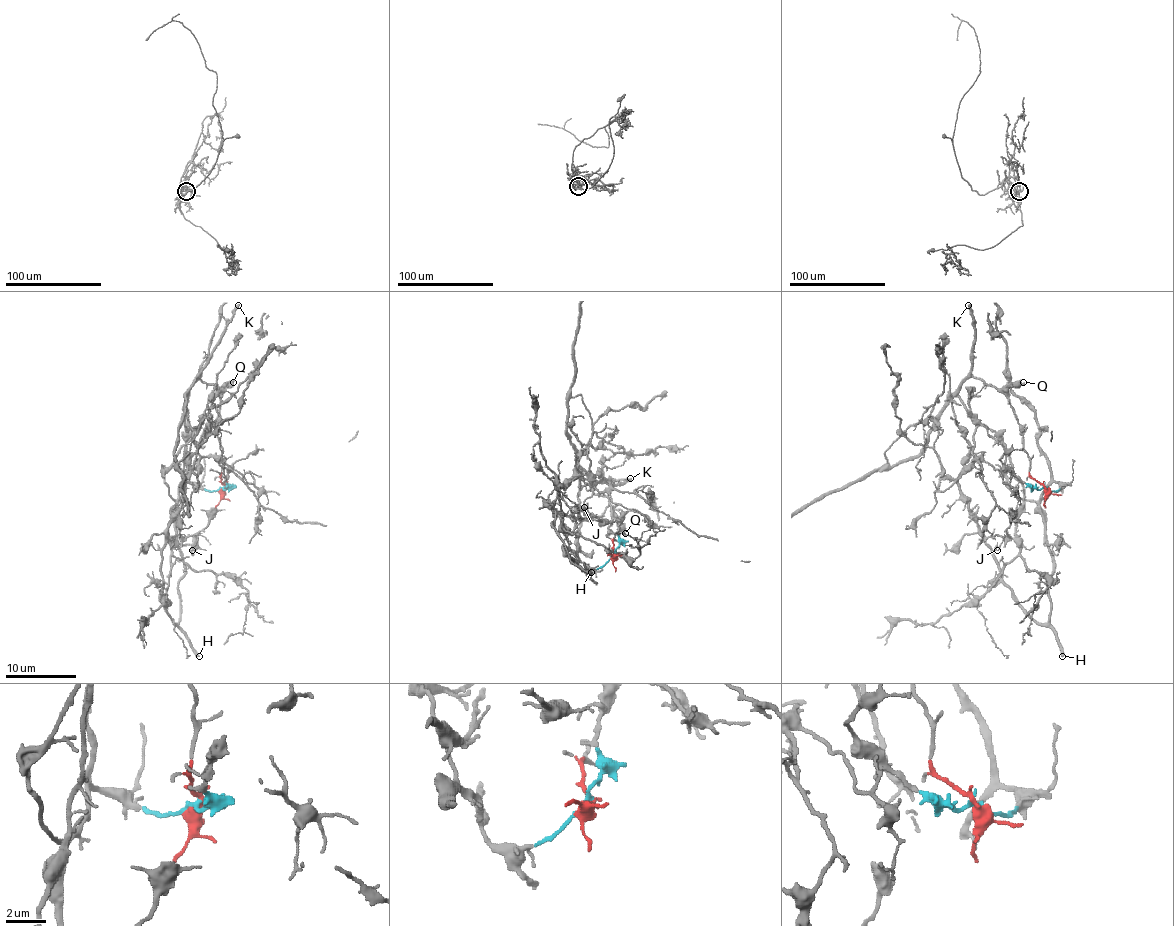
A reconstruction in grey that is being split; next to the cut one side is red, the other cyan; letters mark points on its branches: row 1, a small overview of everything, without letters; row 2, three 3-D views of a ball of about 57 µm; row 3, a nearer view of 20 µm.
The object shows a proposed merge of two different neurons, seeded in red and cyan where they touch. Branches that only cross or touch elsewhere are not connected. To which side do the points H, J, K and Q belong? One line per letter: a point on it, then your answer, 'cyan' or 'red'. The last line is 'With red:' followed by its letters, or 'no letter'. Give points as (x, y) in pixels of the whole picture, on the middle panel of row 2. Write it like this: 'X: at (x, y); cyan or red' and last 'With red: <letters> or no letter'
H: at (591, 572); cyan
J: at (584, 507); cyan
K: at (630, 478); red
Q: at (625, 533); red
With red: K, Q

